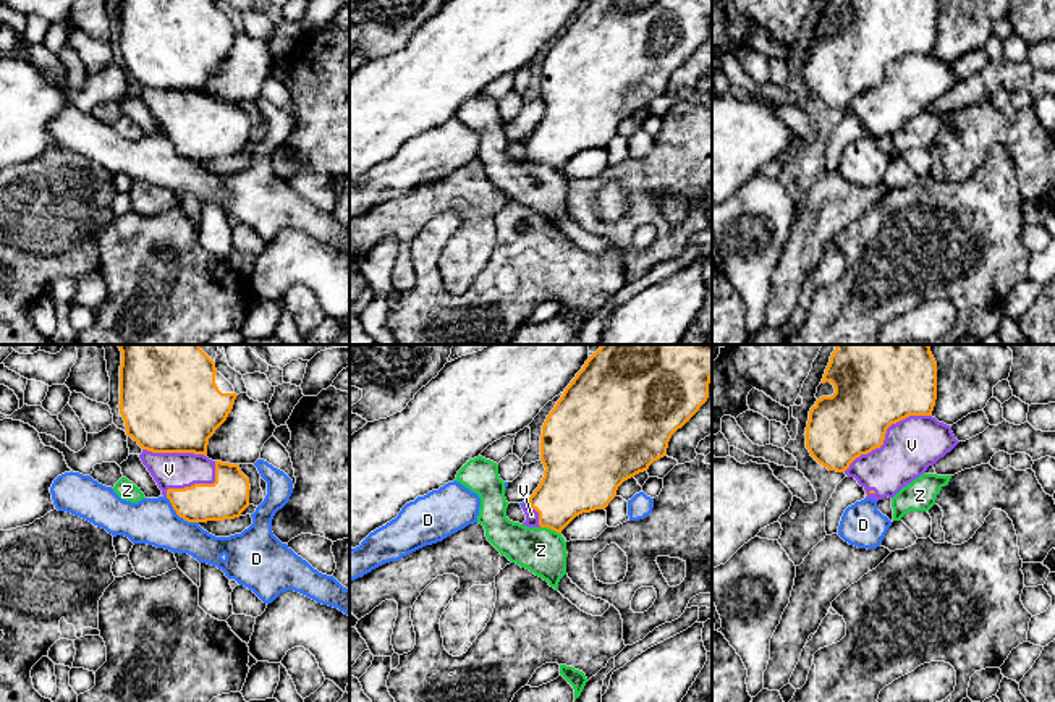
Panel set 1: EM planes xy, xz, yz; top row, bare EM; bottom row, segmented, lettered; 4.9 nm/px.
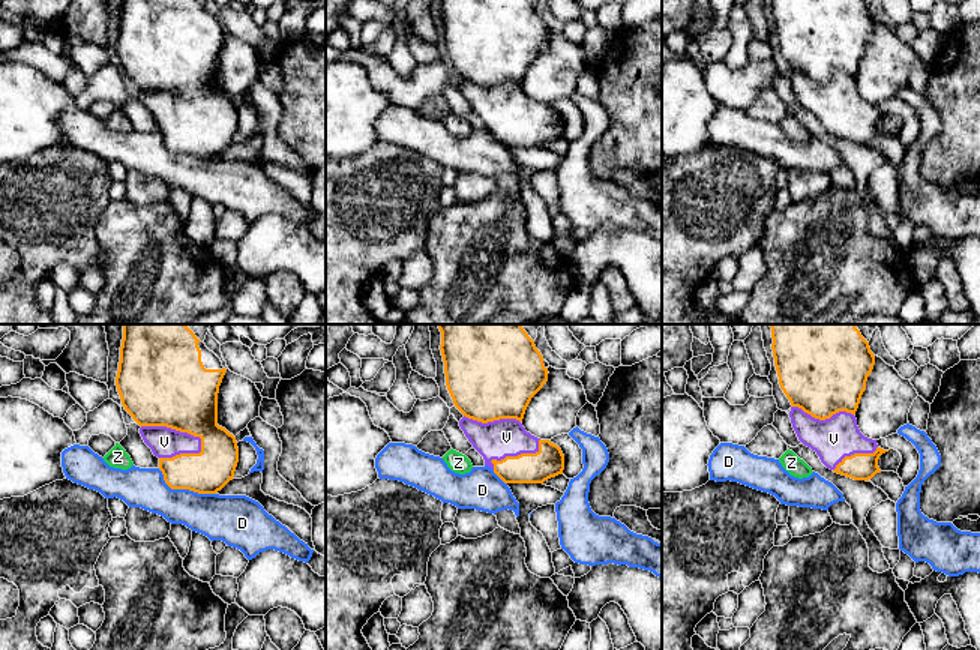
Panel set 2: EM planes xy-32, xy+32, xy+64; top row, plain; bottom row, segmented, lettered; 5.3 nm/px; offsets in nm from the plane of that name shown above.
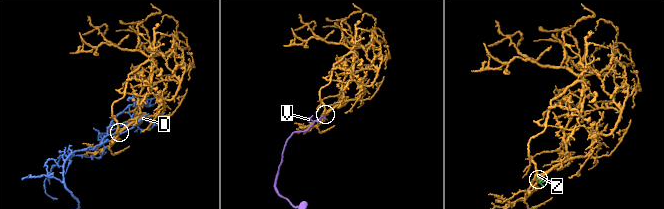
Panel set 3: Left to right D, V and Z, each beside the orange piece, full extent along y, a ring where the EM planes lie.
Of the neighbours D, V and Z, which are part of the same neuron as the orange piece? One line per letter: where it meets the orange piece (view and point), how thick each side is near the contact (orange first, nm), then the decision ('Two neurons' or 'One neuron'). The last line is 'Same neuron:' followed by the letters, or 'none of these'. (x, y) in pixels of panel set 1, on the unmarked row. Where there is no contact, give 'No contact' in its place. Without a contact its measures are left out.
D: Touches orange at xy (180, 154). Thickness 200 nm (orange) against 240 nm. Two neurons
V: Touches orange at yz (885, 70). Thickness 360 nm (orange) against 280 nm. One neuron
Z: Touches orange at xz (550, 165). Thickness 300 nm (orange) against 240 nm. Two neurons
Same neuron: V

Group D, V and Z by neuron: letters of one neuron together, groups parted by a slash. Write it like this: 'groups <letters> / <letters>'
groups D / V / Z

